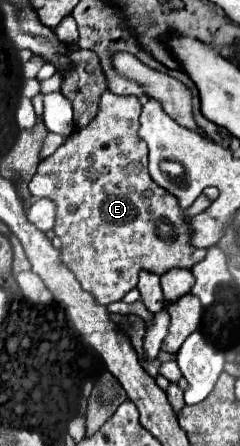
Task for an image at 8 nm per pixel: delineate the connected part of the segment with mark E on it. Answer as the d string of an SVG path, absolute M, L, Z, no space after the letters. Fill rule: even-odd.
M106 91L94 121L84 129L76 129L54 155L42 159L28 183L32 197L46 197L56 203L54 233L62 239L62 261L72 269L82 289L88 291L98 305L120 301L136 287L140 271L164 275L170 269L192 269L206 257L204 249L190 245L192 229L188 219L208 209L210 201L206 195L200 195L194 205L182 209L170 191L152 181L148 173L148 149L144 141L136 137L140 109L142 103L138 97L120 97Z

